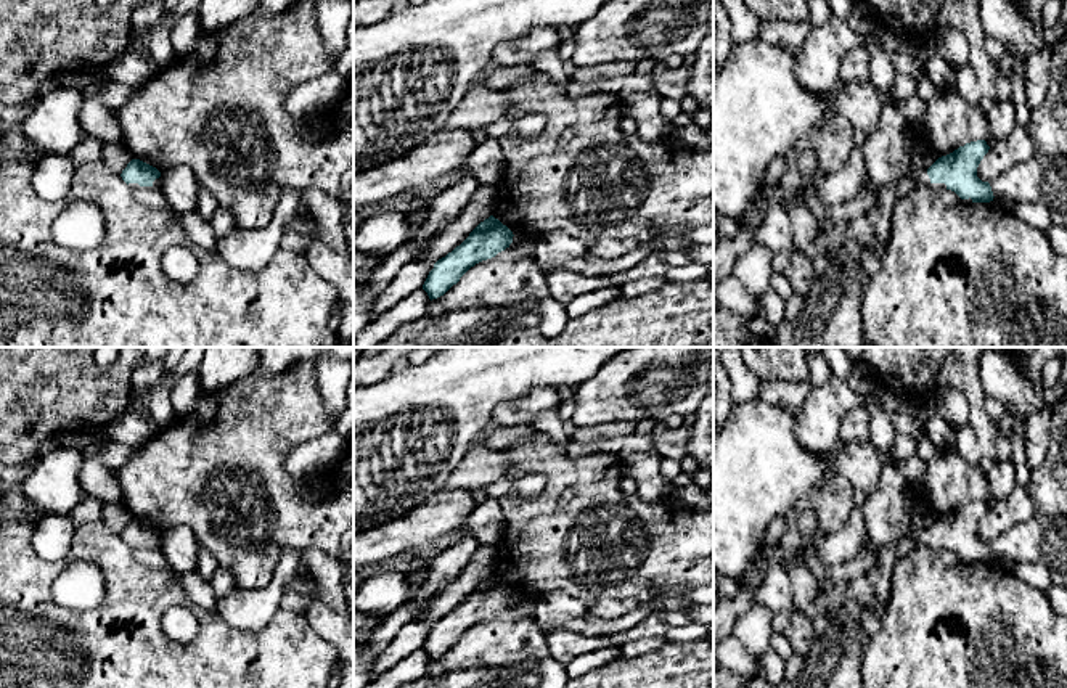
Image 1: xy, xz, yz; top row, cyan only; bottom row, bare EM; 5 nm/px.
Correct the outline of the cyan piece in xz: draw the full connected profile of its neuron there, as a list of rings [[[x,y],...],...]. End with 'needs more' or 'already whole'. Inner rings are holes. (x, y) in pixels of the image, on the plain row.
[[[490,575],[460,606],[434,624],[423,649],[431,661],[444,656],[471,627],[509,608],[513,596],[506,585]]]; already whole

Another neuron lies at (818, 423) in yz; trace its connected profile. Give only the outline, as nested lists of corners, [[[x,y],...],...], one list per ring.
[[[836,376],[820,387],[811,387],[803,407],[794,413],[799,444],[816,455],[836,452],[844,416],[861,402],[863,397]]]

